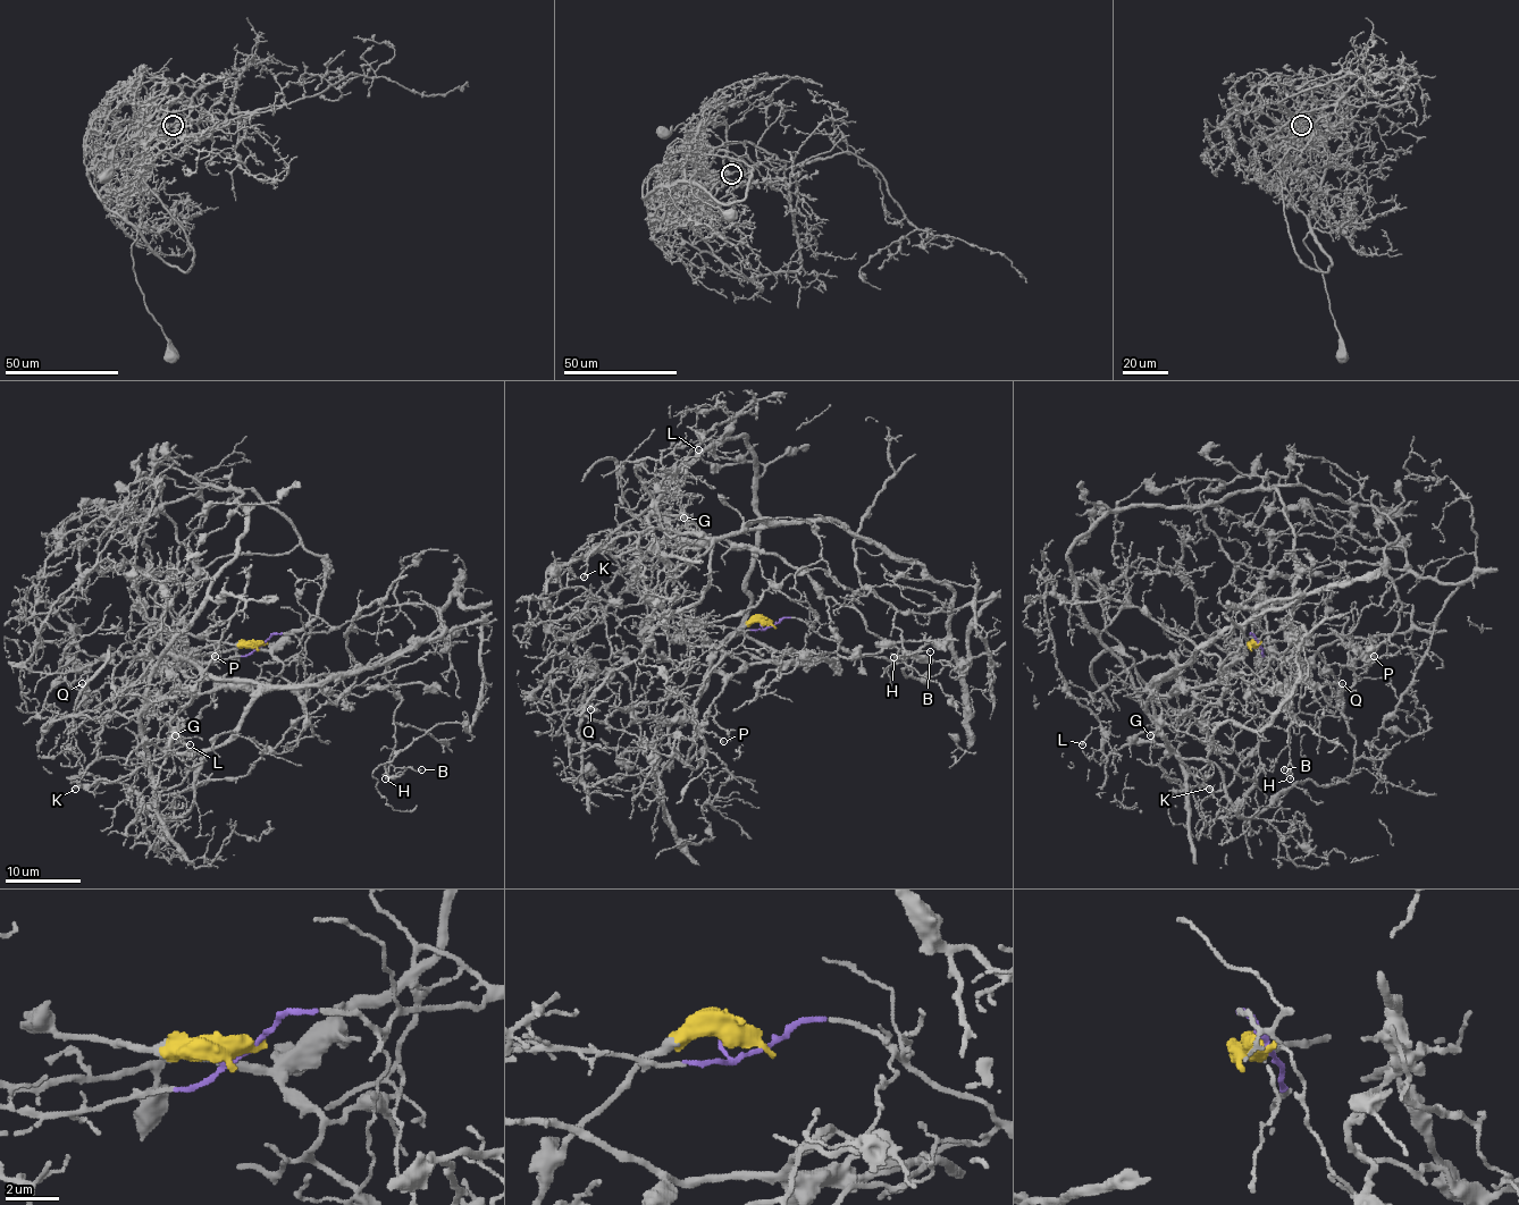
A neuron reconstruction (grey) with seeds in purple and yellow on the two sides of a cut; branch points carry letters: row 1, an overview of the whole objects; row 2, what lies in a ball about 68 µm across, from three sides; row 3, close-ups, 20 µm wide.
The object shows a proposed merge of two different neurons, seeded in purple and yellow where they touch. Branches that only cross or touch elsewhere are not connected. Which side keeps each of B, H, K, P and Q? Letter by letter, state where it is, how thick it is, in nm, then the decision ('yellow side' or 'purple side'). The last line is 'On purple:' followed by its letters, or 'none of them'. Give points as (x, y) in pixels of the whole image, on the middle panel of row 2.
B: (930, 651) | 100 nm | purple side
H: (894, 657) | 130 nm | purple side
K: (584, 576) | 120 nm | purple side
P: (723, 741) | 110 nm | yellow side
Q: (590, 709) | 120 nm | yellow side
On purple: B, H, K

